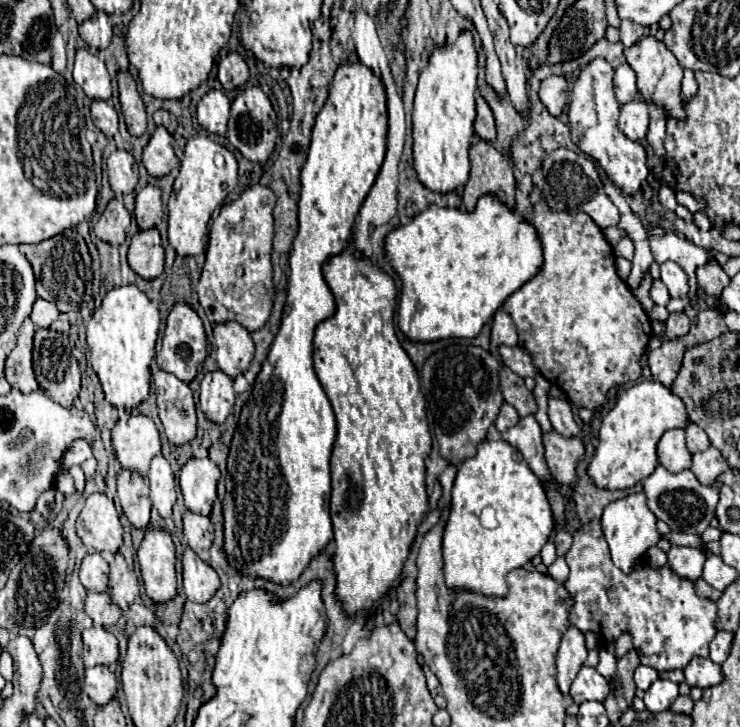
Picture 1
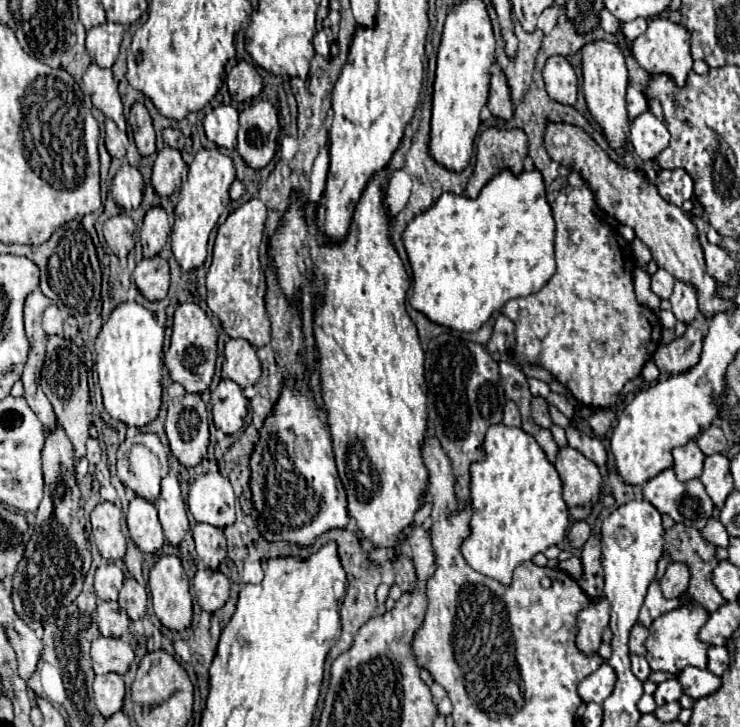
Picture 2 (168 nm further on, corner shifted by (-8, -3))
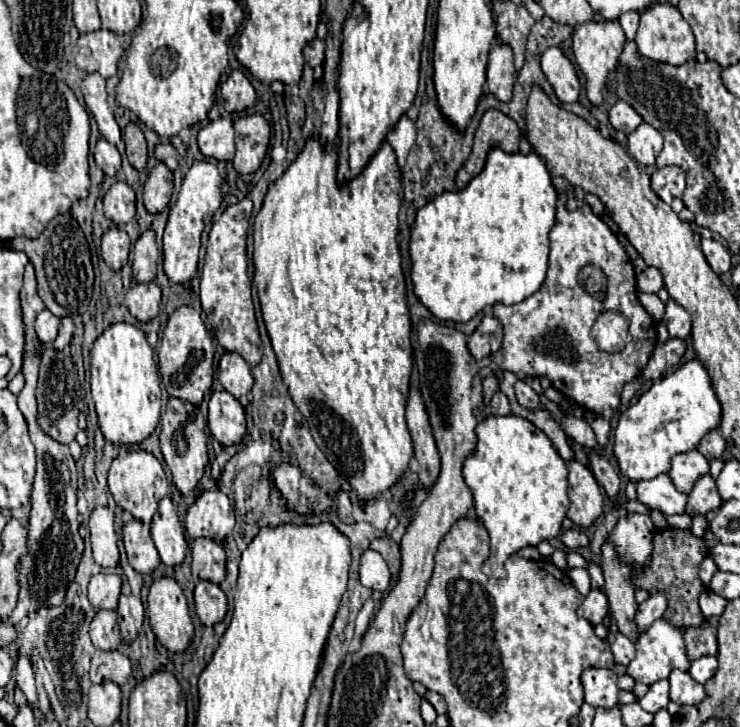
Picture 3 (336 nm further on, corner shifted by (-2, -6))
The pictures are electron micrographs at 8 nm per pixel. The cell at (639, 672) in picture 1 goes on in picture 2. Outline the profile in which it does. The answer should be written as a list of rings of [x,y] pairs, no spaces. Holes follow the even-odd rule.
[[[632,655],[630,659],[632,659],[632,673],[634,673],[642,683],[648,681],[652,669],[650,669],[650,665],[646,663],[646,659],[644,659],[644,657],[636,657],[636,655]]]

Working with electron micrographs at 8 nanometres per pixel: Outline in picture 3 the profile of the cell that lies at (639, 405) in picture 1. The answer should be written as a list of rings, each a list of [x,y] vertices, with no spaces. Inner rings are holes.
[[[690,360],[668,378],[654,382],[636,404],[620,414],[614,432],[614,454],[620,472],[632,482],[670,472],[672,456],[694,450],[706,432],[718,428],[718,422],[720,402],[712,390],[710,376],[700,360]]]

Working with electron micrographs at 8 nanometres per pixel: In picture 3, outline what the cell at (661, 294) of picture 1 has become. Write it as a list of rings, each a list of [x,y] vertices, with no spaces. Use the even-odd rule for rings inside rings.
[[[648,266],[644,272],[638,274],[638,290],[640,292],[658,292],[664,286],[662,274],[658,268]]]

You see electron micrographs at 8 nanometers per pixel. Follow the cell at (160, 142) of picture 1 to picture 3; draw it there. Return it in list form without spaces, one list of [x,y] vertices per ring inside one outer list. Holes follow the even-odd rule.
[[[158,162],[156,168],[150,172],[146,184],[144,184],[144,206],[150,214],[160,214],[174,192],[174,184],[172,184],[172,172]]]

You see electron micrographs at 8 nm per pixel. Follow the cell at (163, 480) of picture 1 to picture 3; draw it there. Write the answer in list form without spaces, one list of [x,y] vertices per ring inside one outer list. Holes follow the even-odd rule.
[[[166,496],[160,502],[160,508],[152,520],[152,540],[158,548],[160,560],[166,566],[180,566],[186,558],[186,538],[182,524],[176,516],[172,500]]]

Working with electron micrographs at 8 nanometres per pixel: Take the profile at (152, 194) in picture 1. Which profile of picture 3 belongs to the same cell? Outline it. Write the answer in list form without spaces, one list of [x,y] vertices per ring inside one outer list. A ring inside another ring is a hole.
[[[146,230],[134,246],[134,262],[132,262],[134,282],[152,282],[156,278],[156,260],[158,260],[158,246],[154,240],[154,232]]]

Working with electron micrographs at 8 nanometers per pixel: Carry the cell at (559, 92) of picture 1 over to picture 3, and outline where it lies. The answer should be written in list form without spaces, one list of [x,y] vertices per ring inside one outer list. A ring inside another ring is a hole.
[[[550,48],[542,56],[542,70],[552,84],[560,102],[576,102],[580,96],[580,80],[572,62],[560,48]]]

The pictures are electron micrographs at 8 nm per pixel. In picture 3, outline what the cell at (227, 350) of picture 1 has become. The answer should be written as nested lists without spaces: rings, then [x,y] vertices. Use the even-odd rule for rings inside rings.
[[[226,352],[222,356],[218,366],[218,380],[224,386],[224,390],[230,392],[234,398],[246,396],[254,384],[248,362],[234,352]]]

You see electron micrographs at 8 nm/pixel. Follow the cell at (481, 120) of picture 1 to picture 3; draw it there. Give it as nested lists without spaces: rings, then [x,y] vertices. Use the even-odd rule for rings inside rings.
[[[496,40],[490,50],[486,78],[488,78],[488,90],[498,100],[508,102],[512,98],[512,88],[514,88],[514,78],[516,78],[514,54],[512,54],[512,48],[502,40]]]

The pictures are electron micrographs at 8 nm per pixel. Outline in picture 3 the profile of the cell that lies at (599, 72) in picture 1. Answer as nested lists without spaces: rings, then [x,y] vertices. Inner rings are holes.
[[[602,20],[602,22],[584,22],[580,24],[574,34],[572,34],[572,42],[574,42],[574,54],[576,54],[576,62],[580,66],[580,70],[586,74],[586,88],[588,88],[588,100],[592,104],[600,104],[602,96],[604,96],[604,88],[608,84],[608,74],[614,70],[616,62],[618,62],[618,54],[622,52],[622,46],[626,42],[624,30],[620,26],[618,20]]]

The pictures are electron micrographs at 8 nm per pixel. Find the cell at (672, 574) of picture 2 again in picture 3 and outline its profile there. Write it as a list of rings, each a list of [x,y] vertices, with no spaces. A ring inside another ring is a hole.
[[[652,594],[646,602],[642,602],[636,610],[634,616],[634,624],[638,628],[638,632],[646,632],[654,620],[662,618],[662,614],[666,612],[666,596],[664,594]]]

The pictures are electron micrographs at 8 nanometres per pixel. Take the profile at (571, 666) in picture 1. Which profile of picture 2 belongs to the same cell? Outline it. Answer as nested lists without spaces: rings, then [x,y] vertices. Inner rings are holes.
[[[592,601],[588,609],[578,615],[578,631],[576,631],[576,647],[584,655],[594,655],[602,643],[602,631],[608,627],[610,607],[608,601]]]

